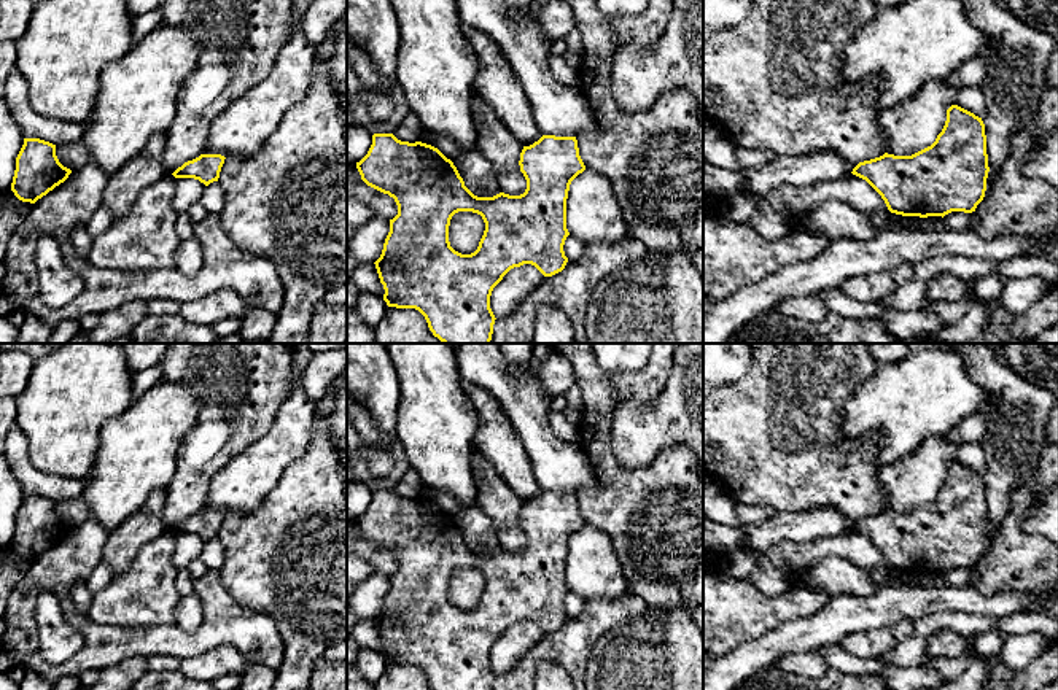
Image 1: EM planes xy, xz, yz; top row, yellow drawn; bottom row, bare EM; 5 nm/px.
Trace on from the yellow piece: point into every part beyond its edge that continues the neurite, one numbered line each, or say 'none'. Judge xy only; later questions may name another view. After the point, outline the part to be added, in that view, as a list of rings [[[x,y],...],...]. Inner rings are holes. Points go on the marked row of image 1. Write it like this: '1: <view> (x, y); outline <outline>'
none

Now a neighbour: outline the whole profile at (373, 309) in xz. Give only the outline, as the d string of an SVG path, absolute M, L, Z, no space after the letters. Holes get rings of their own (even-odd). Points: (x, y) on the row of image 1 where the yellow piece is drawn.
M360 293L353 310L374 329L387 316L388 308L383 297L372 293Z

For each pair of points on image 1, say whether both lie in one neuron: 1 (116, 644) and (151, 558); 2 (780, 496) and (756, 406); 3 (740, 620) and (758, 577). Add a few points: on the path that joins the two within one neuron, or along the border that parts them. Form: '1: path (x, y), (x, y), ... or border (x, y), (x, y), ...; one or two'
1: border (88, 617), (99, 624), (121, 627), (161, 625); two
2: path (780, 474), (780, 460), (769, 449), (767, 428); one
3: border (751, 582), (769, 595), (783, 595), (791, 587); two

